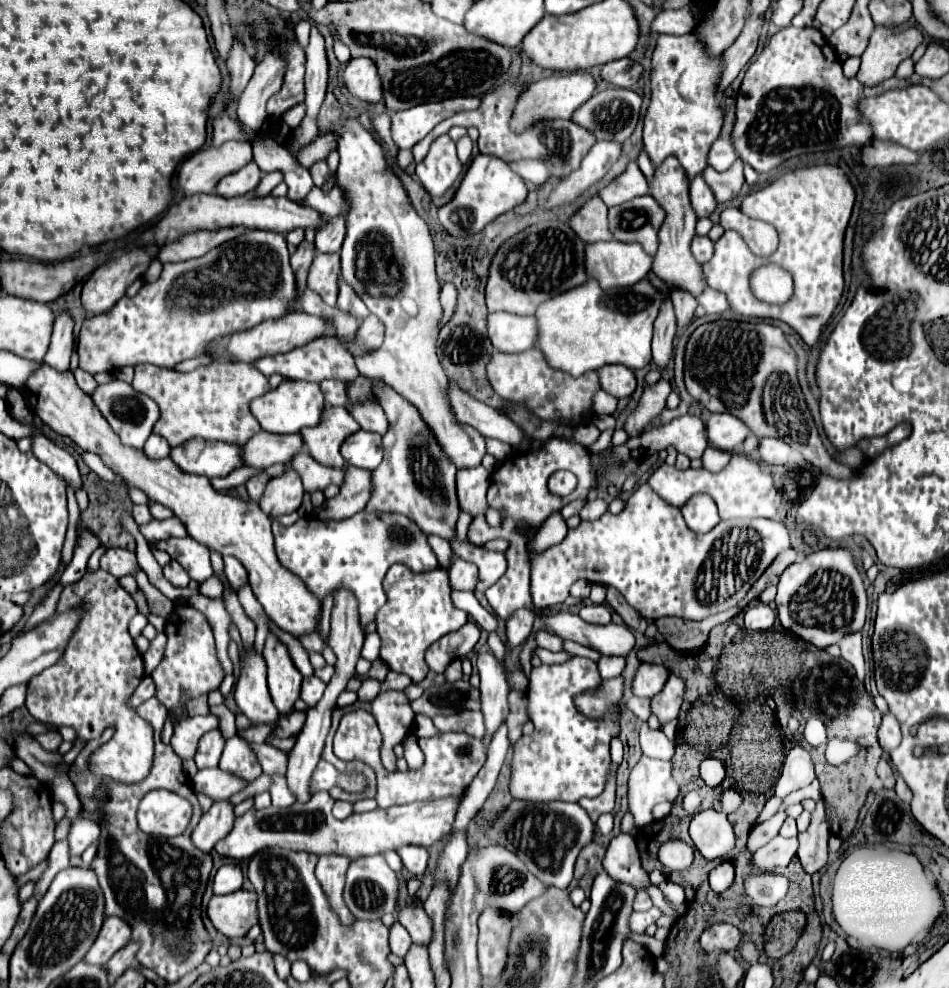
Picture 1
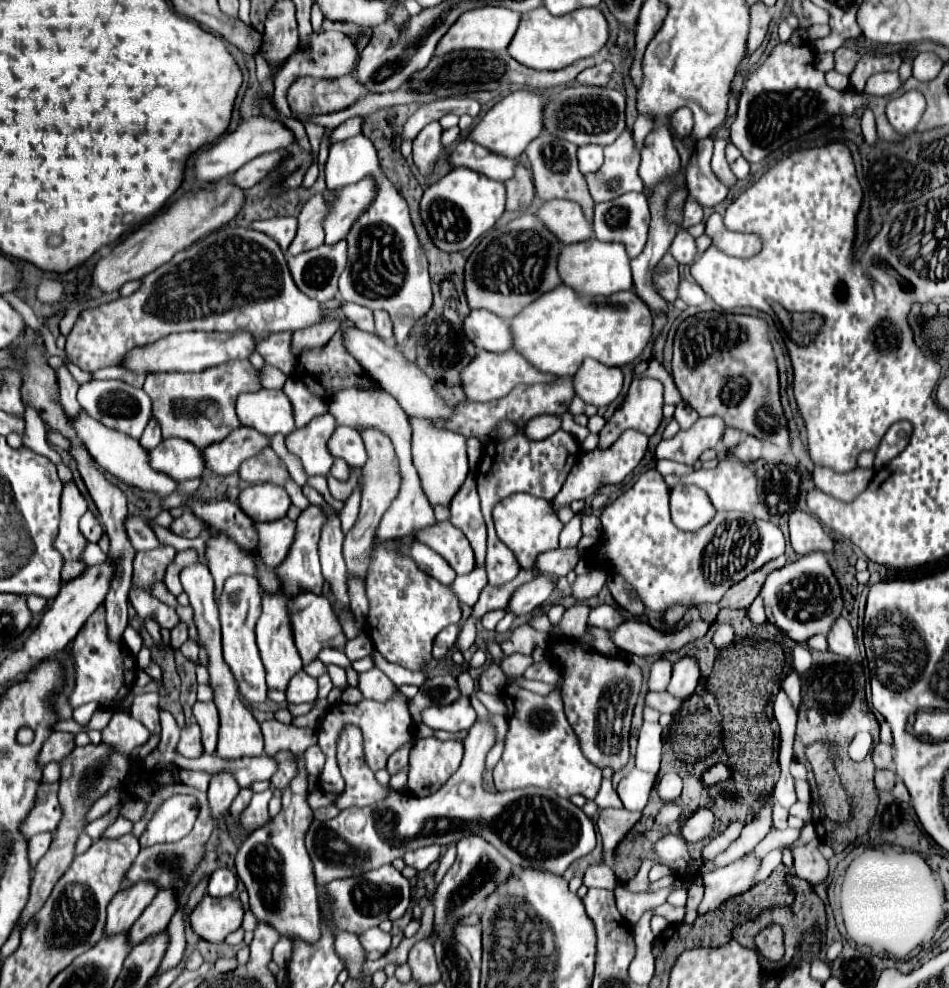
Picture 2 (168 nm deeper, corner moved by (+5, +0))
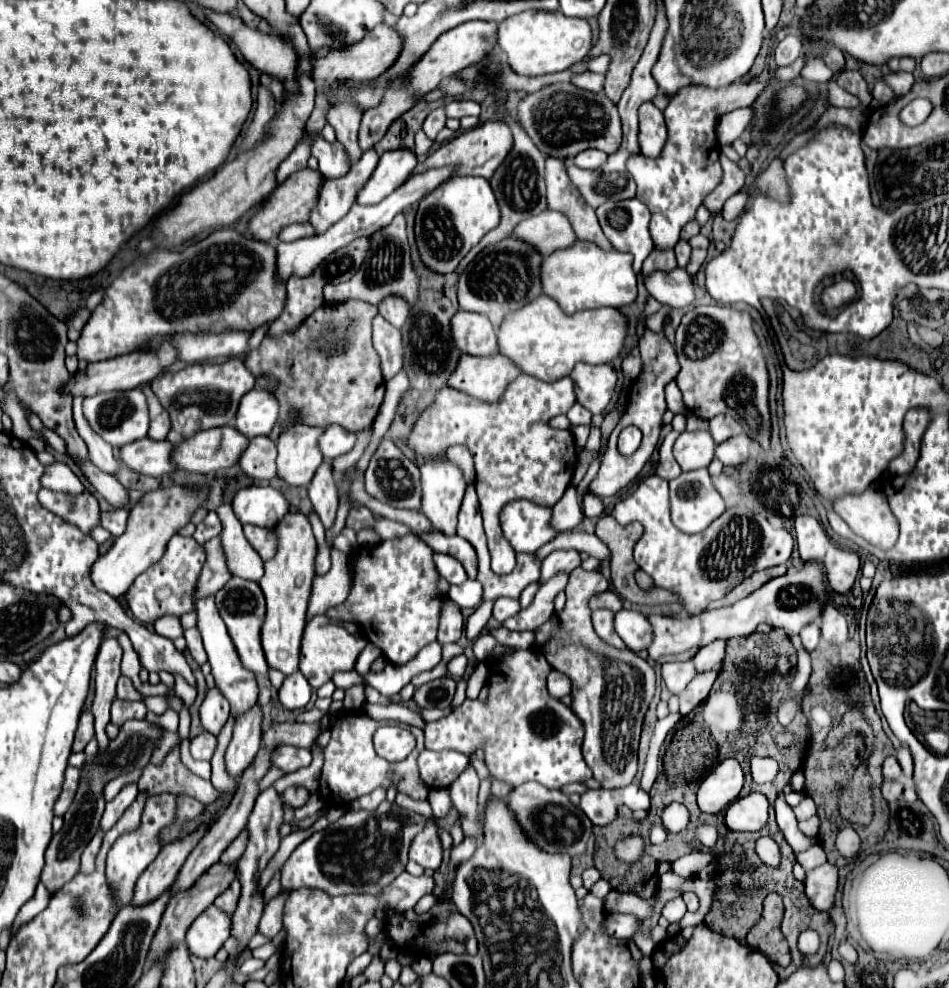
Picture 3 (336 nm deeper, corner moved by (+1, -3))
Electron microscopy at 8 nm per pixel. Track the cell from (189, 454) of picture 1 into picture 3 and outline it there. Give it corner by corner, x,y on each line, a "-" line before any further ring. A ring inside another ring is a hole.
141,438
135,442
129,442
119,448
119,460
129,466
135,472
147,474
147,476
165,476
175,466
169,462
171,454
171,442
155,442
151,438

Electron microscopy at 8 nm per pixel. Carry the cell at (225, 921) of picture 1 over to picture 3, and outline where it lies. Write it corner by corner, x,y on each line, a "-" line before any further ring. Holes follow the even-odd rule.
209,906
187,930
187,948
197,958
213,958
229,938
231,918
215,906

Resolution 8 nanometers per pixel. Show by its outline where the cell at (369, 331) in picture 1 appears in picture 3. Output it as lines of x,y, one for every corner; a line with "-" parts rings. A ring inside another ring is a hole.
385,298
379,304
379,314
387,322
391,322
395,328
401,328
409,316
409,306
407,306
407,302
403,302
403,298

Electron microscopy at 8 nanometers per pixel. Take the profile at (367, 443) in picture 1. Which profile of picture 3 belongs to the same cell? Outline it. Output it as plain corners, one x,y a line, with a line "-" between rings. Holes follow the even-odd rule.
327,426
323,436
319,436
319,450
327,460
347,454
355,444
355,434
343,430
341,426

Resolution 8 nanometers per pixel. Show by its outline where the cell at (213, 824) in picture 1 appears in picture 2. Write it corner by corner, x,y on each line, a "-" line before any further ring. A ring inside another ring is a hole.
219,773
211,779
207,797
209,797
209,811
215,823
225,817
237,793
239,793
239,785
231,773

